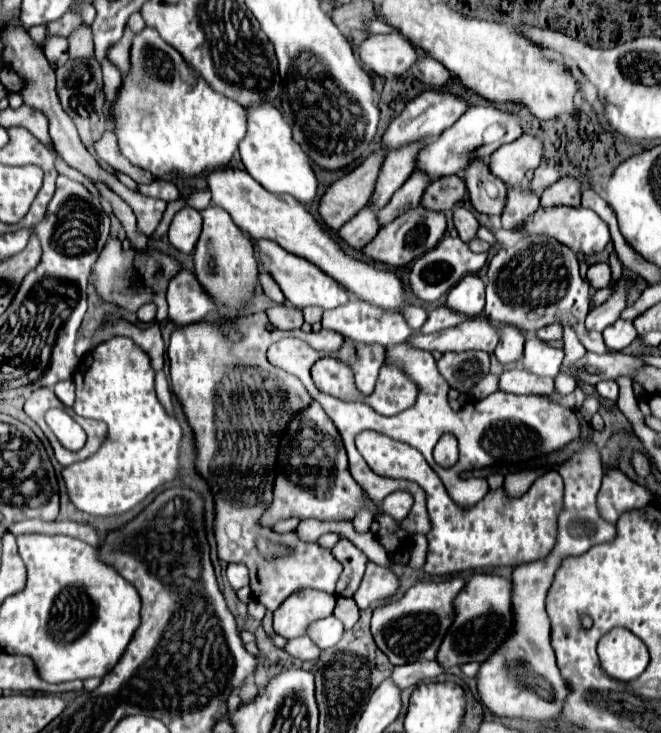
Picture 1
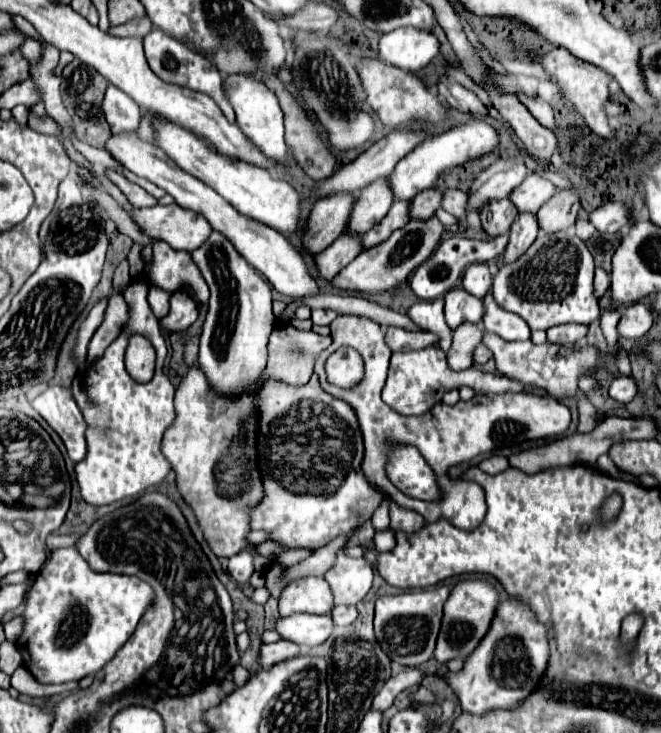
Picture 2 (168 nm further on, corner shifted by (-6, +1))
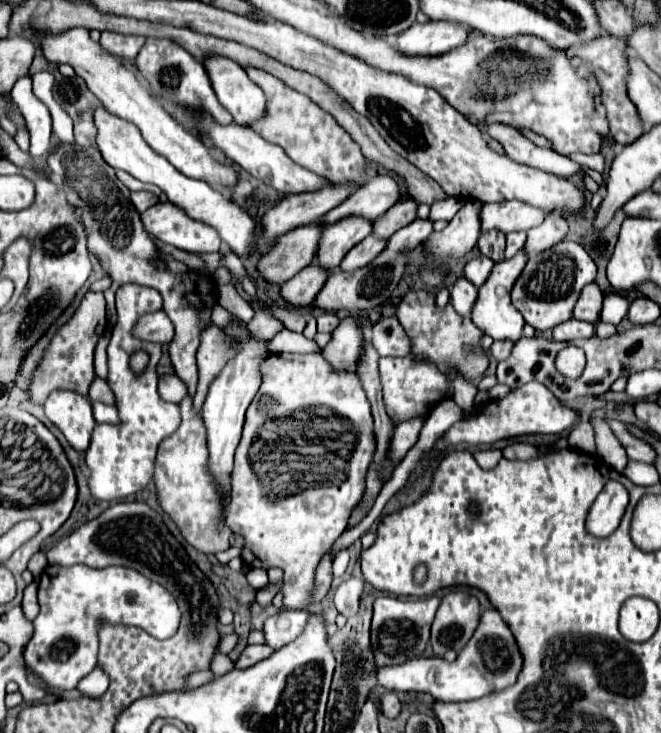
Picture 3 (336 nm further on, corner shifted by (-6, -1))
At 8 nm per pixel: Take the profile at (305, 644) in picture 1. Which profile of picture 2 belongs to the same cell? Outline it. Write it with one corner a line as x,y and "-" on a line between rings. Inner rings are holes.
278,641
278,643
264,645
264,647
260,649
262,669
272,667
274,663
282,663
282,661
286,661
286,659
298,657
298,653
300,653
300,647
298,647
296,643
290,643
290,641

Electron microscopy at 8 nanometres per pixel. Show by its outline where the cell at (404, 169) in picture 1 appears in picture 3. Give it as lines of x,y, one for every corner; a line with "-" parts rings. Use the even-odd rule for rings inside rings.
346,217
322,231
322,245
318,247
316,263
334,271
344,255
372,233
372,221
362,217

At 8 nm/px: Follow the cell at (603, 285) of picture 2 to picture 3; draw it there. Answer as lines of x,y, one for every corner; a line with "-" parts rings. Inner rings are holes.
590,283
582,289
580,299
574,305
574,319
596,323
600,319
600,309
602,309
604,293
596,283

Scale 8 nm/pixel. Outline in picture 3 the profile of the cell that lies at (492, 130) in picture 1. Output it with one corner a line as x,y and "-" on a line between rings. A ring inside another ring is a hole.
378,175
356,189
352,197
346,197
346,201
342,201
336,209
330,209
330,213
326,213
320,221
326,221
326,227
350,215
374,221
376,217
384,215
394,203
398,203
398,199
400,189
396,179
390,175

